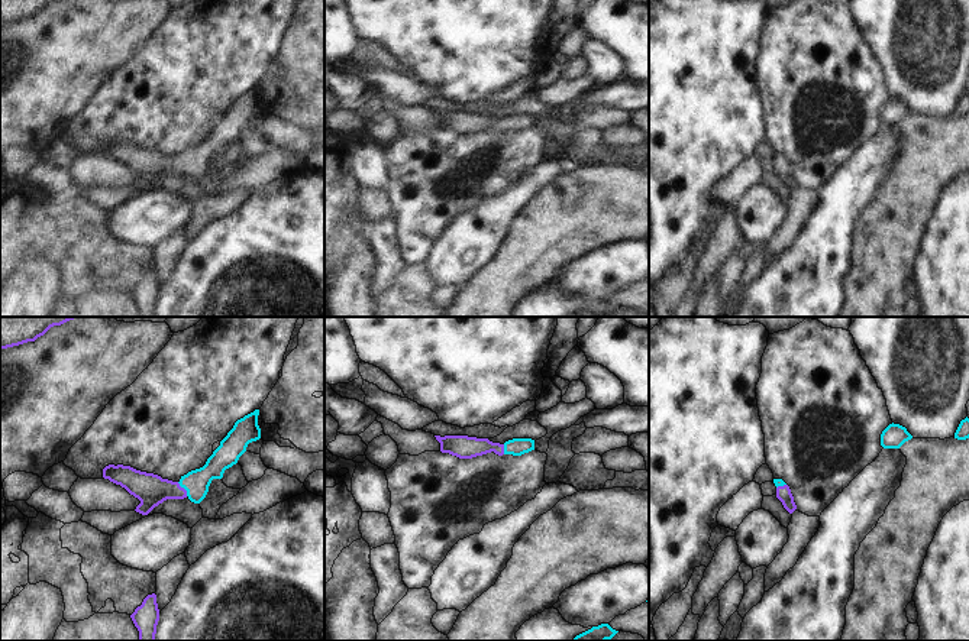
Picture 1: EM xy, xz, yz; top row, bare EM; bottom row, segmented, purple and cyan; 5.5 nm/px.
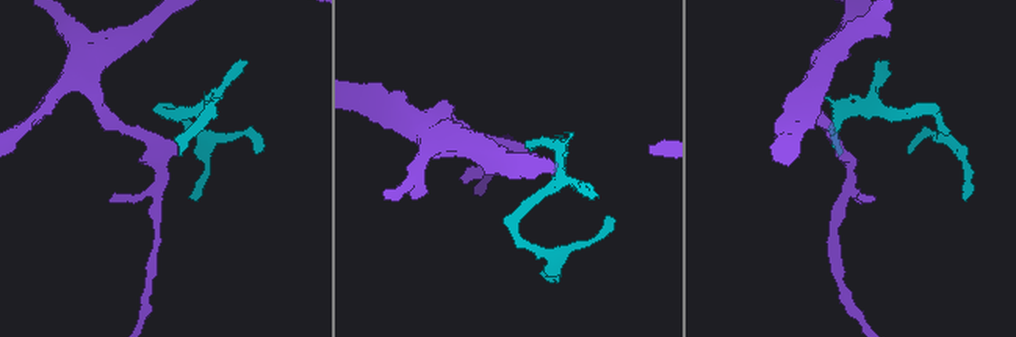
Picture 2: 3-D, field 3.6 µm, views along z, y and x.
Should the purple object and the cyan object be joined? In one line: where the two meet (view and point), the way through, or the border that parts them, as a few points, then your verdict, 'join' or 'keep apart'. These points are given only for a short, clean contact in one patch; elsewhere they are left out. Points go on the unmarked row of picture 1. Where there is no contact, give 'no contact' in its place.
xy (184, 165) | across xy (151, 165), (184, 165), (196, 158) | join

